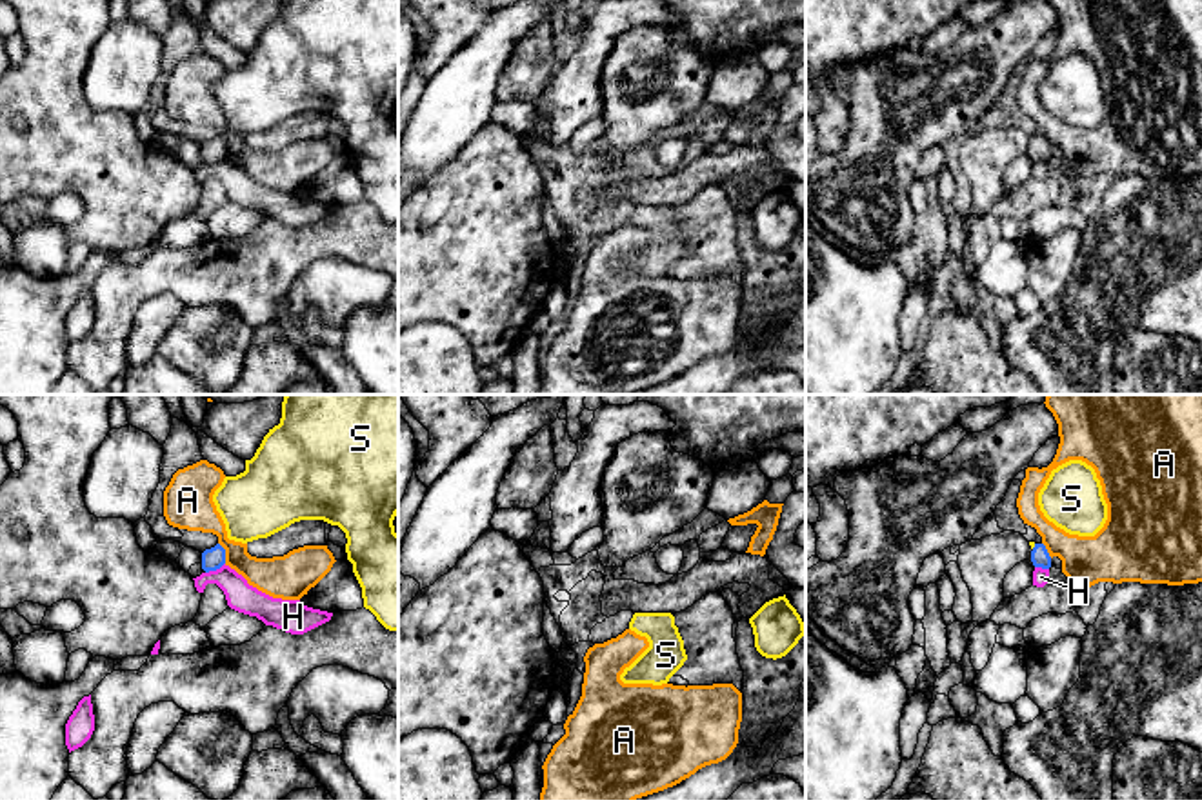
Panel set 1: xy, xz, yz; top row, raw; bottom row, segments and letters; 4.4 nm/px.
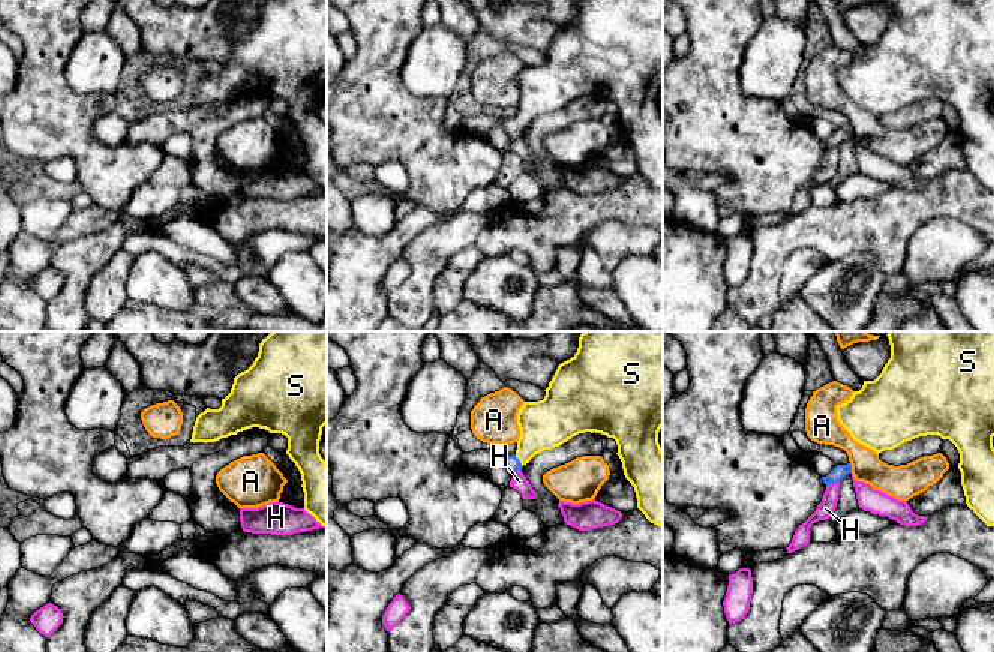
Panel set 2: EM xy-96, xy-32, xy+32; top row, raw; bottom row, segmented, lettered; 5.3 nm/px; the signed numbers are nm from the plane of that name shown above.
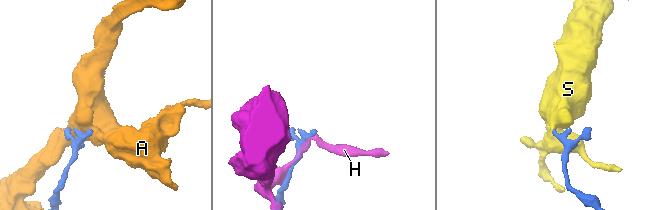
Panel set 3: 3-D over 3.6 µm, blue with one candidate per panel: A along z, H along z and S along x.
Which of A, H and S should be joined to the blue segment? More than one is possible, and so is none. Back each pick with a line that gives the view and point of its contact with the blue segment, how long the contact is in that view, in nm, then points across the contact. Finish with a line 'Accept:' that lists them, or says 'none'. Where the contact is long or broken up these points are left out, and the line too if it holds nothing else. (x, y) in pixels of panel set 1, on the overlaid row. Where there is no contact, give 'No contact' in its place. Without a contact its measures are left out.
S: Touches blue at yz (1035, 546). Shared border 30 nm. Path across: yz (1039, 555), (1035, 546), (1031, 544)
Accept: S

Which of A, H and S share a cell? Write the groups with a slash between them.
A / H / S

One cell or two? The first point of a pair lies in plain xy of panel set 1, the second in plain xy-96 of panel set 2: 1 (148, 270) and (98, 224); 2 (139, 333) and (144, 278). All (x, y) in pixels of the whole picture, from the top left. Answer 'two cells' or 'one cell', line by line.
1: two cells
2: two cells

